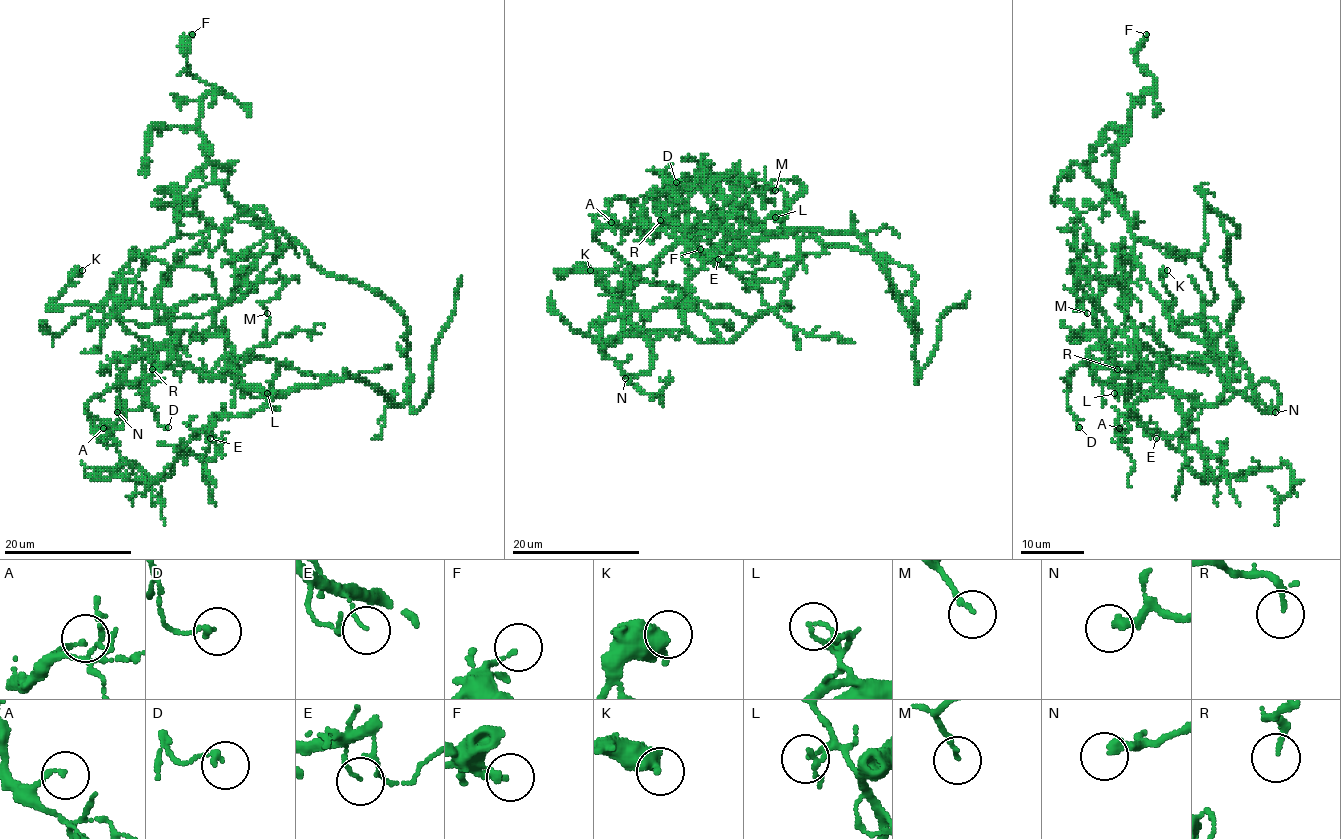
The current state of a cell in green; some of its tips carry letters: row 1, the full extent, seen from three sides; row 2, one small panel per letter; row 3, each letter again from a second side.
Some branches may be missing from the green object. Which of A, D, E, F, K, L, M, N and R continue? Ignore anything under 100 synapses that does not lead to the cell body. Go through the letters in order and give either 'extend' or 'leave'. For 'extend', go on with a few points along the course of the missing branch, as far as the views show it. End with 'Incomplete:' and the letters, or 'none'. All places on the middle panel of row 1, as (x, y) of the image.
A: leave
D: leave
E: leave
F: leave
K: leave
L: leave
M: leave
N: leave
R: leave
Incomplete: none

